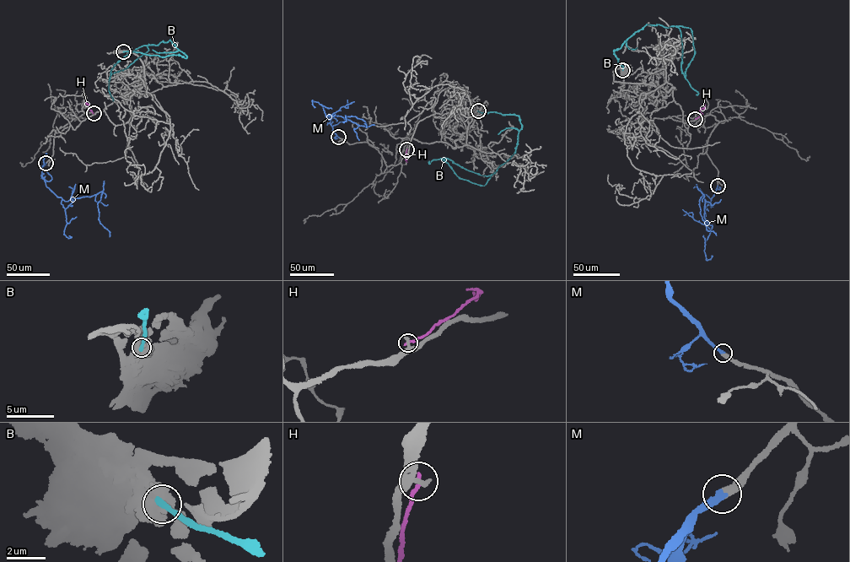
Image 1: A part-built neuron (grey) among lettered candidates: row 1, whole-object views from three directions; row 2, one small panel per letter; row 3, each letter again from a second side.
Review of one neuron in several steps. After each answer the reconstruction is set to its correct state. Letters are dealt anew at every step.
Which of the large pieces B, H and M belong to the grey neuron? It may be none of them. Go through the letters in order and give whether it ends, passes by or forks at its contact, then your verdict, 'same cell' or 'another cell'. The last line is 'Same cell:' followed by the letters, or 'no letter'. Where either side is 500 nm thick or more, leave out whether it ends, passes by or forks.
B: it ends there; another cell
H: it ends there; another cell
M: it ends there; same cell
Same cell: M

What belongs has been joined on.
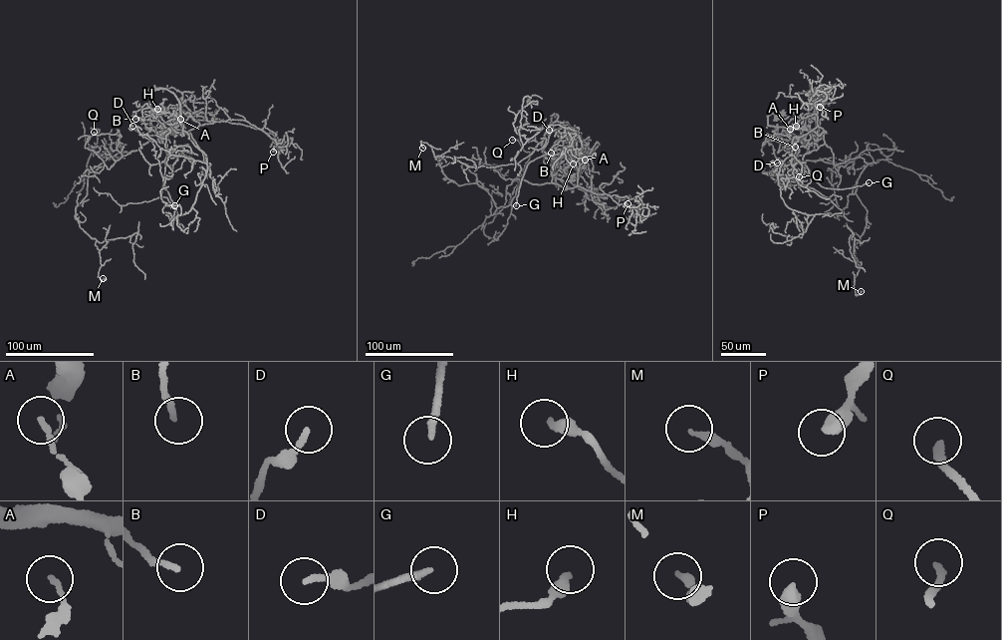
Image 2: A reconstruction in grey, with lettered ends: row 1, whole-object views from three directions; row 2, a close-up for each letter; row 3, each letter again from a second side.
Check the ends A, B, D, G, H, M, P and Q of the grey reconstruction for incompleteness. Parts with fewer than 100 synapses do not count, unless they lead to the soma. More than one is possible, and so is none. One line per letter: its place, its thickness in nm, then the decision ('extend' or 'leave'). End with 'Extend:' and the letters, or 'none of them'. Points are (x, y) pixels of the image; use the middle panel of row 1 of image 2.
A: (585, 160) | 140 nm | leave
B: (551, 153) | 170 nm | leave
D: (549, 130) | 180 nm | leave
G: (516, 205) | 220 nm | extend
H: (573, 163) | 340 nm | leave
M: (422, 148) | 240 nm | leave
P: (627, 203) | 480 nm | leave
Q: (512, 140) | 240 nm | leave
Extend: G

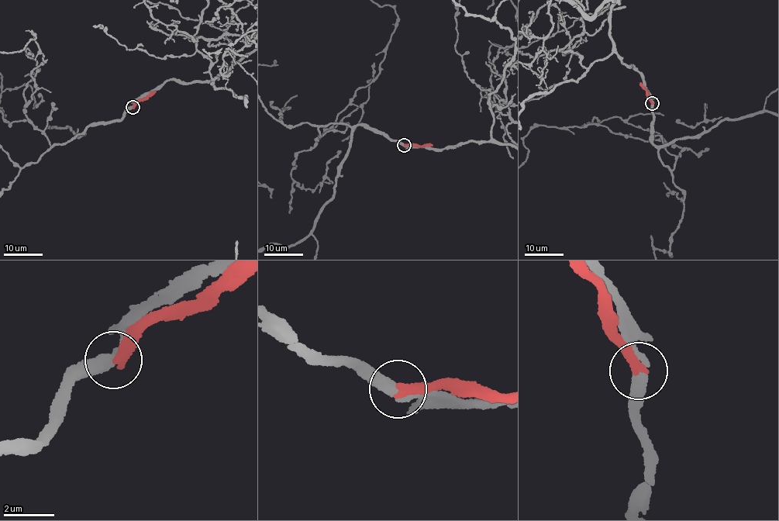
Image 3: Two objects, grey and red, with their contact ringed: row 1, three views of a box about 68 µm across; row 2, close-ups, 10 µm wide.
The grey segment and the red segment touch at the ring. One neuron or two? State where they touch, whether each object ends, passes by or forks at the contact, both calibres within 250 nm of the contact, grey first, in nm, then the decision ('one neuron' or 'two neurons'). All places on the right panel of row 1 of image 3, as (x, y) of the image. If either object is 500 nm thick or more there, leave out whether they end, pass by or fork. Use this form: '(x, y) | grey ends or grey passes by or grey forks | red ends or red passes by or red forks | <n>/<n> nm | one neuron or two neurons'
(652, 103) | grey passes by | red ends | 380/400 nm | two neurons

